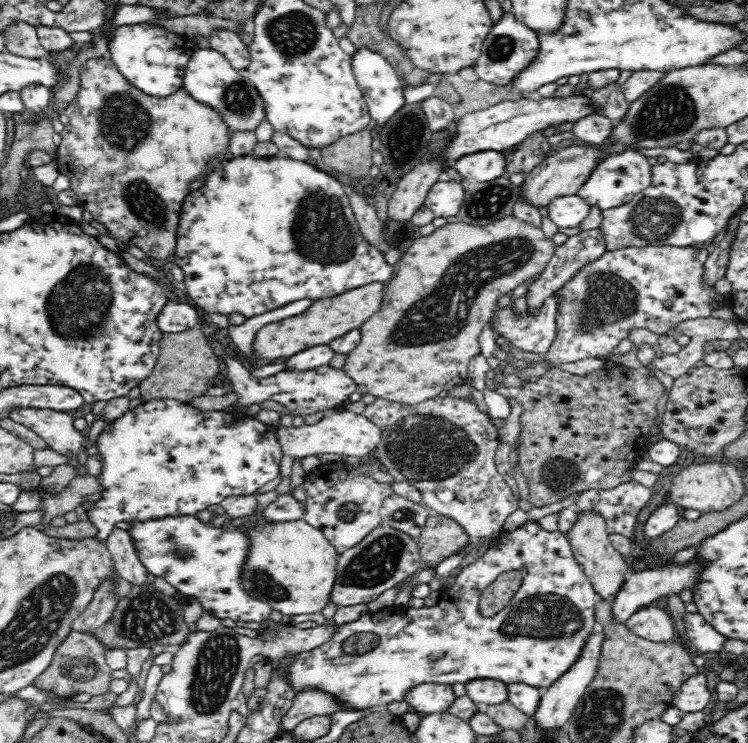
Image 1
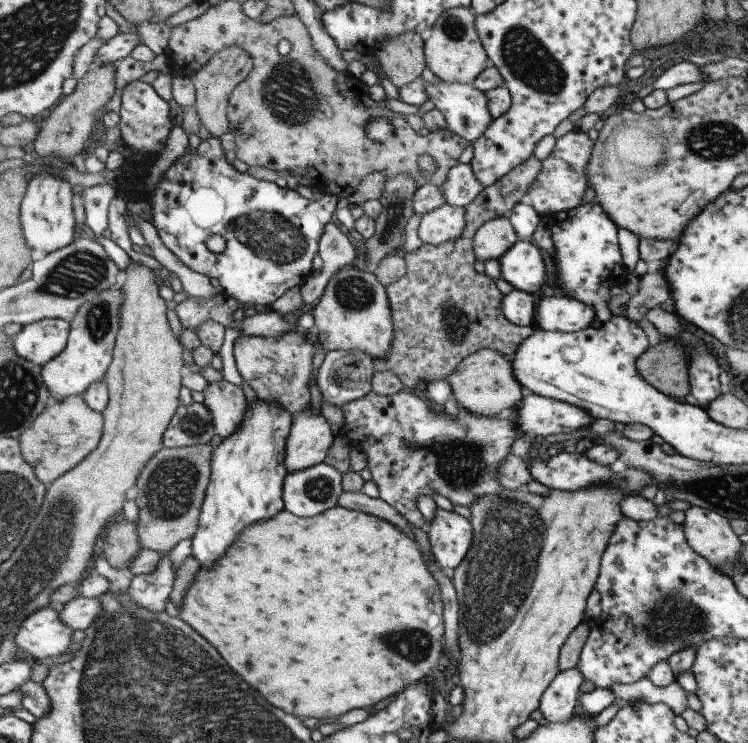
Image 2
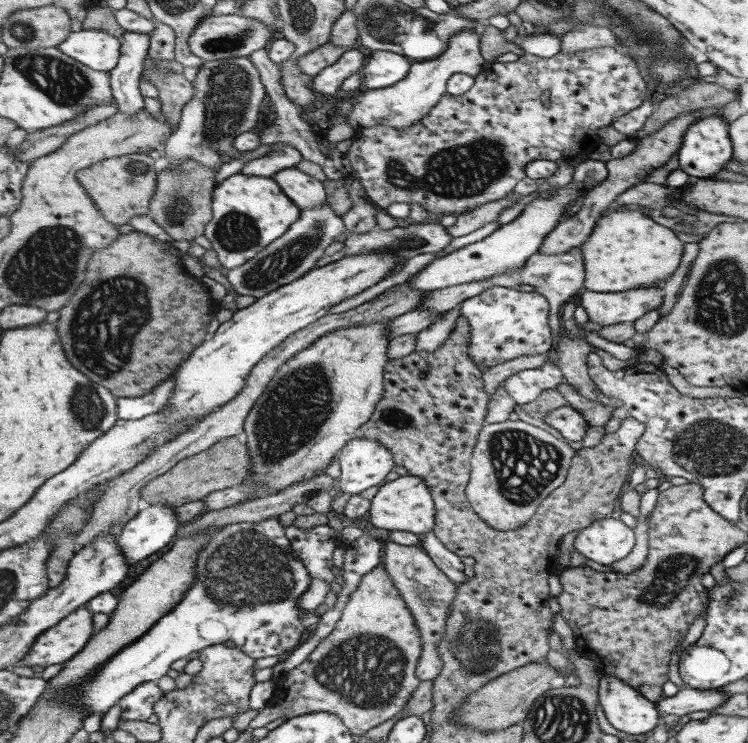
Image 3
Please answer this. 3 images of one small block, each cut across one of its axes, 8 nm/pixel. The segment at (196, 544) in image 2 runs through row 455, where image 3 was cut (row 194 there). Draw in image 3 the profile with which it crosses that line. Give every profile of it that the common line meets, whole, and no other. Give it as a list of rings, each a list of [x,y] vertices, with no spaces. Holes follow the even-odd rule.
[[[240,172],[227,177],[214,189],[213,208],[214,217],[204,236],[219,255],[222,267],[228,270],[239,269],[254,260],[271,242],[283,237],[302,214],[302,209],[283,192],[274,178],[247,176]]]

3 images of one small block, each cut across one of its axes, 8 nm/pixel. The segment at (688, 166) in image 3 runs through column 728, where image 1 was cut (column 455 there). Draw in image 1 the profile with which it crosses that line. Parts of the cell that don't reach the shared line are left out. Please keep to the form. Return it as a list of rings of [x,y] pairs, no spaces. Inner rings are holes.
[[[522,97],[516,102],[504,101],[486,110],[472,111],[463,117],[456,118],[457,133],[445,150],[447,165],[453,166],[458,158],[466,156],[466,154],[489,150],[506,151],[512,146],[524,142],[524,138],[528,138],[530,134],[534,134],[538,130],[541,131],[554,124],[572,122],[582,116],[588,116],[588,114],[594,114],[594,108],[590,106],[588,97],[544,97],[544,100],[540,102]]]

